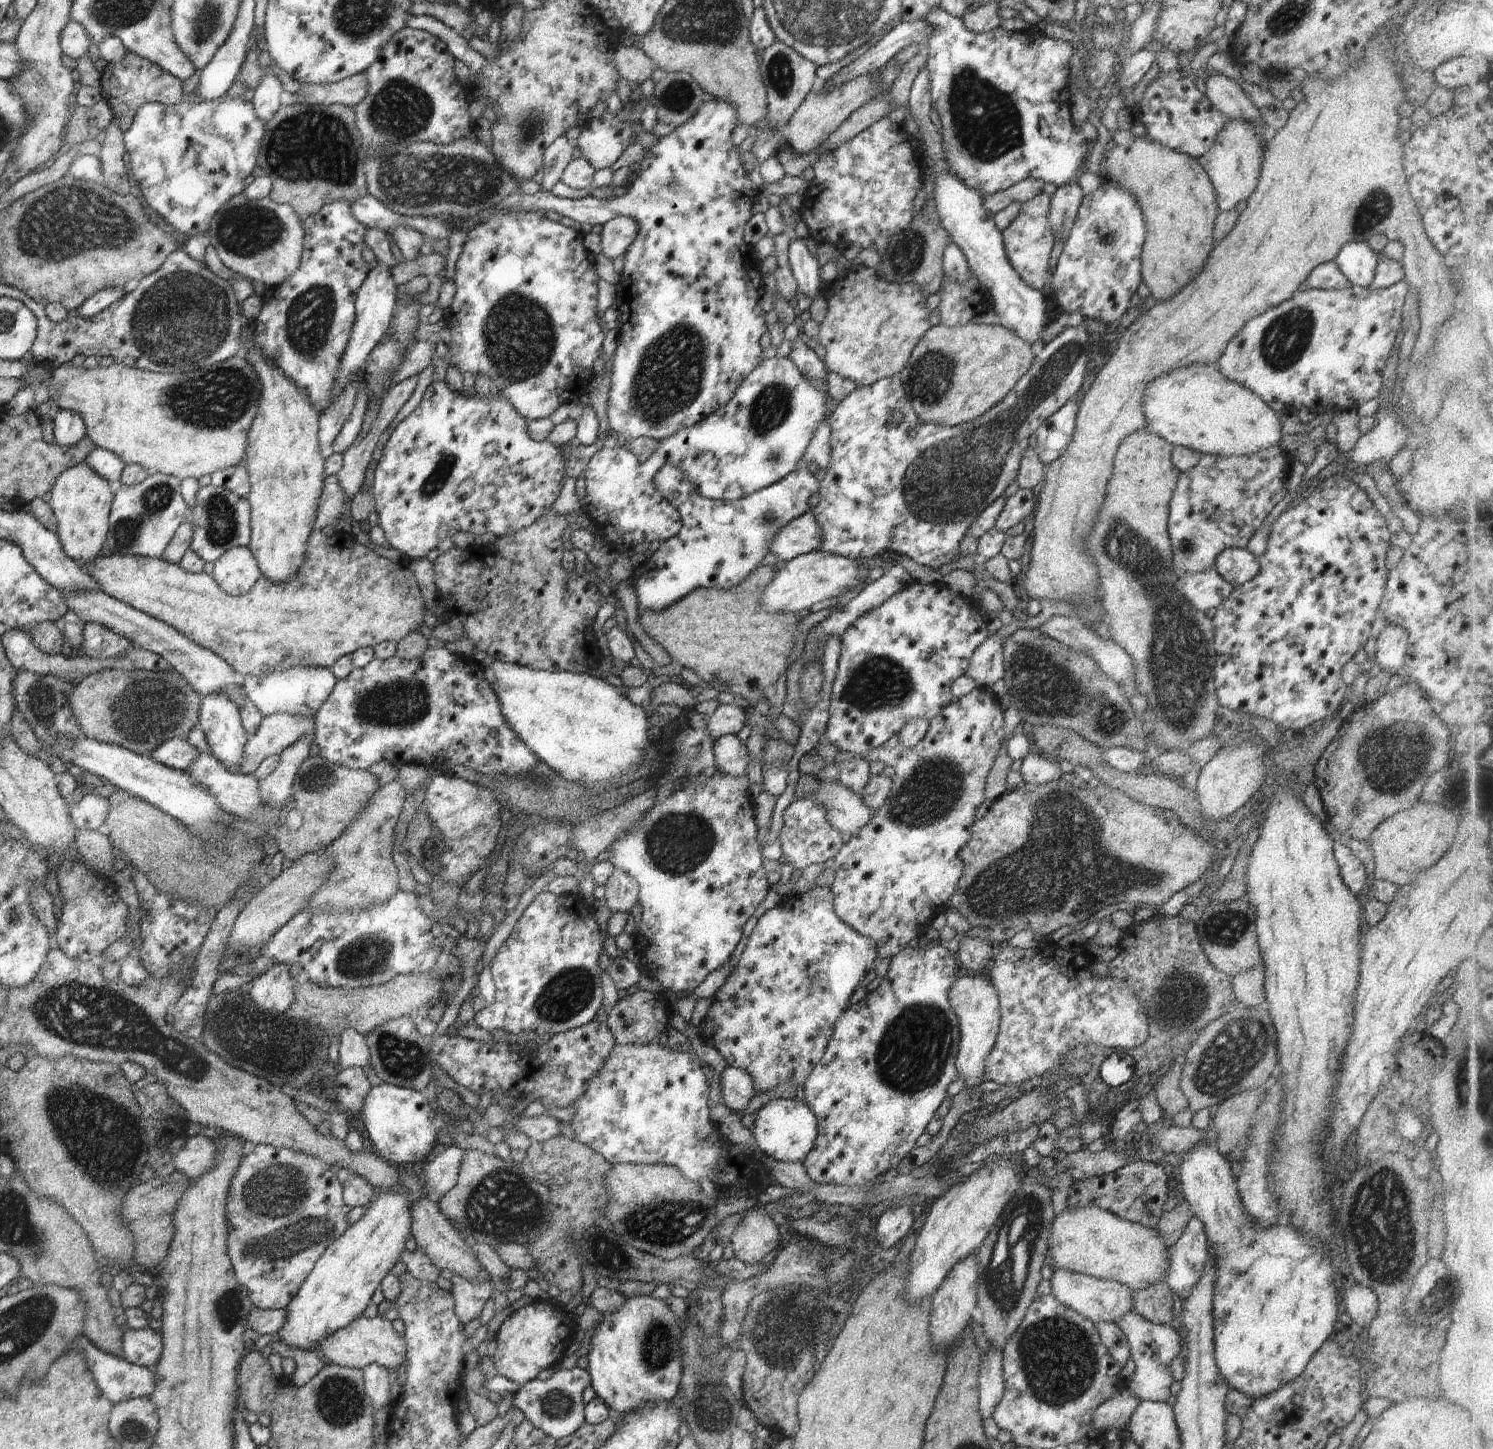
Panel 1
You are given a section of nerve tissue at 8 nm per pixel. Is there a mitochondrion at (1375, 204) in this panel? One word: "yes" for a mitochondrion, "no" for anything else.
yes

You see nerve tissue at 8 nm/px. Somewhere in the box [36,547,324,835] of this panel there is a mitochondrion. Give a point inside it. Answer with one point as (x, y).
(145, 710)

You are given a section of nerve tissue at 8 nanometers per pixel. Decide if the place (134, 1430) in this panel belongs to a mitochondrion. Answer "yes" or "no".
yes

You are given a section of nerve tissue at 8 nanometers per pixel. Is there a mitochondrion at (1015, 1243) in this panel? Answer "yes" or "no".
yes

